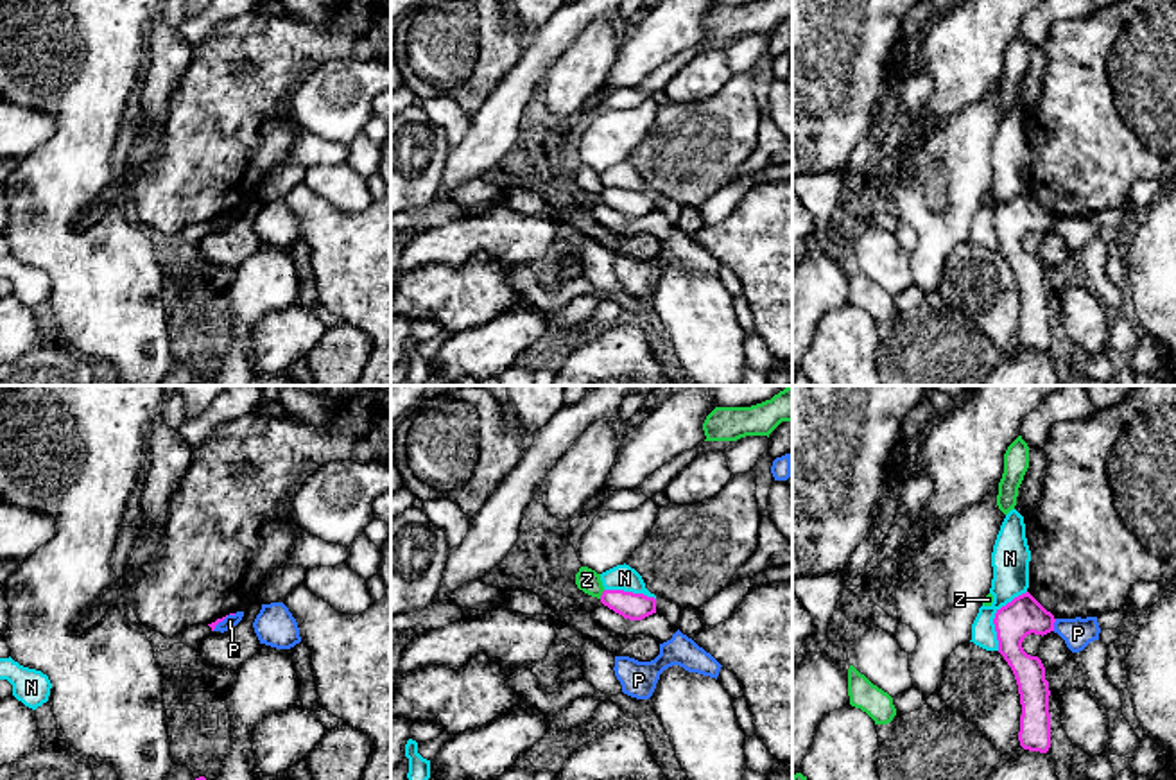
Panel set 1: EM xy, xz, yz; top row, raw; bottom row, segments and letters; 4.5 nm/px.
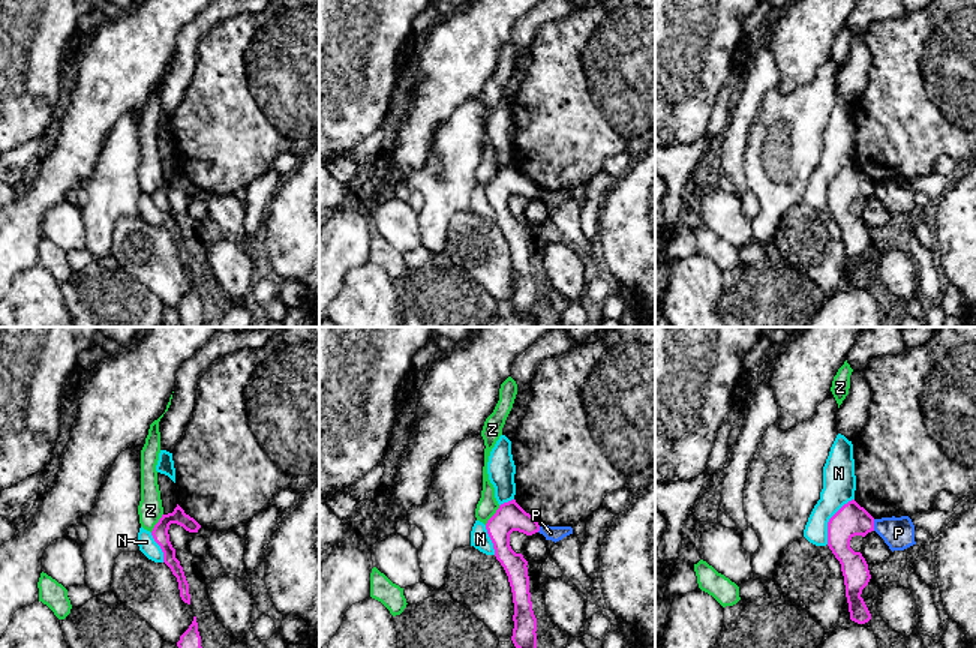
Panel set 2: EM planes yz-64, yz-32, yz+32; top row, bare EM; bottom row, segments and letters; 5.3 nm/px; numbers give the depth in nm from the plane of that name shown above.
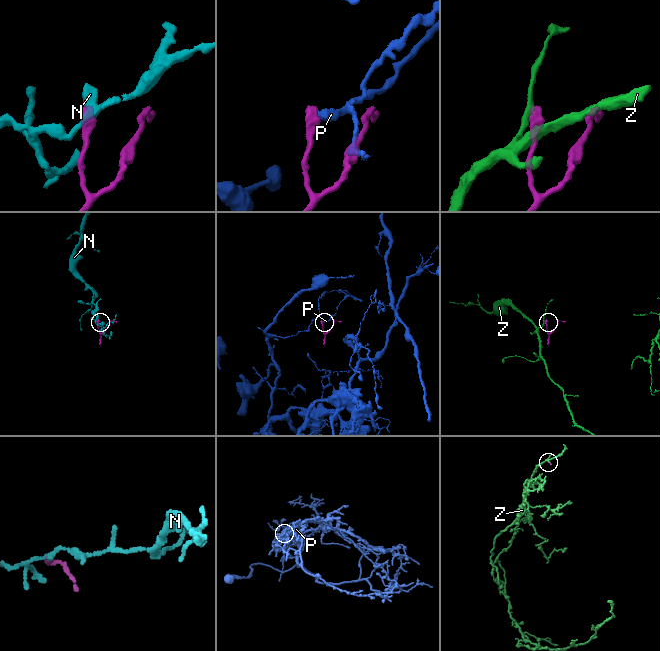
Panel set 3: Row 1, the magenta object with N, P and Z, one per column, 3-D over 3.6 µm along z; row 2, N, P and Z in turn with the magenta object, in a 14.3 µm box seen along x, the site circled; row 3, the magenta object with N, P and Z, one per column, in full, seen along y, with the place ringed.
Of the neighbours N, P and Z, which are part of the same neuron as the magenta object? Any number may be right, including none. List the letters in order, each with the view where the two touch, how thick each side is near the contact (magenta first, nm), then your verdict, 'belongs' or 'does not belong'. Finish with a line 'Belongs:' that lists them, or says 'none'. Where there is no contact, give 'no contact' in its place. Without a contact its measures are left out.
N: yz | 170/160 nm | does not belong
P: yz | 170/140 nm | does not belong
Z: xz | 130/110 nm | does not belong
Belongs: none

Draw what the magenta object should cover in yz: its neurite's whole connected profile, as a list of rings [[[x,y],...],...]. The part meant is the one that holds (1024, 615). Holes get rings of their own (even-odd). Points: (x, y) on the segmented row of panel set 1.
[[[1029,592],[1015,597],[997,610],[993,624],[999,653],[1011,667],[1022,705],[1018,741],[1024,750],[1047,753],[1051,748],[1049,681],[1038,656],[1024,651],[1027,635],[1054,631],[1054,615],[1047,611]]]

